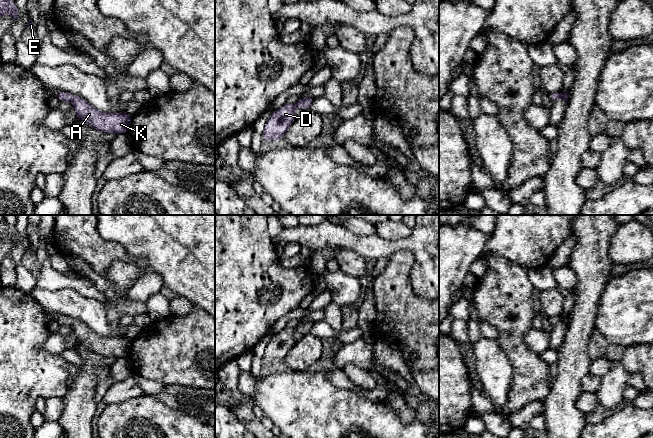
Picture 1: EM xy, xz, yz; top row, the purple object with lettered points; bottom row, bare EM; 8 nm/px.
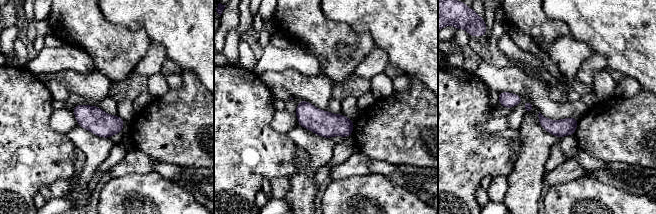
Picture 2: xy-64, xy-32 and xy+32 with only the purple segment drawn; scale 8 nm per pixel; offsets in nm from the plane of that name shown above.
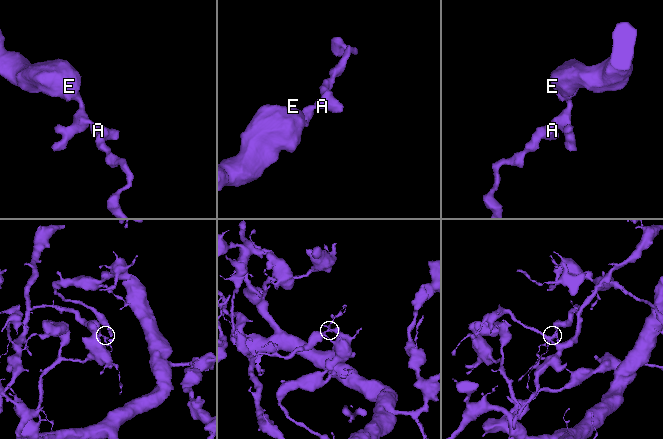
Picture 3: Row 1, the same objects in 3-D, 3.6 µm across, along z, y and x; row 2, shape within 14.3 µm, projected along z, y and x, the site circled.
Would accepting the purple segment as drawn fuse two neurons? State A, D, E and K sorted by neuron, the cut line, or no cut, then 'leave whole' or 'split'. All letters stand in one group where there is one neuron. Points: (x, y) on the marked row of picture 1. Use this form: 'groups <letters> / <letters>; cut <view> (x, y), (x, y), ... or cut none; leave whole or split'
groups A D E K; cut none; leave whole

